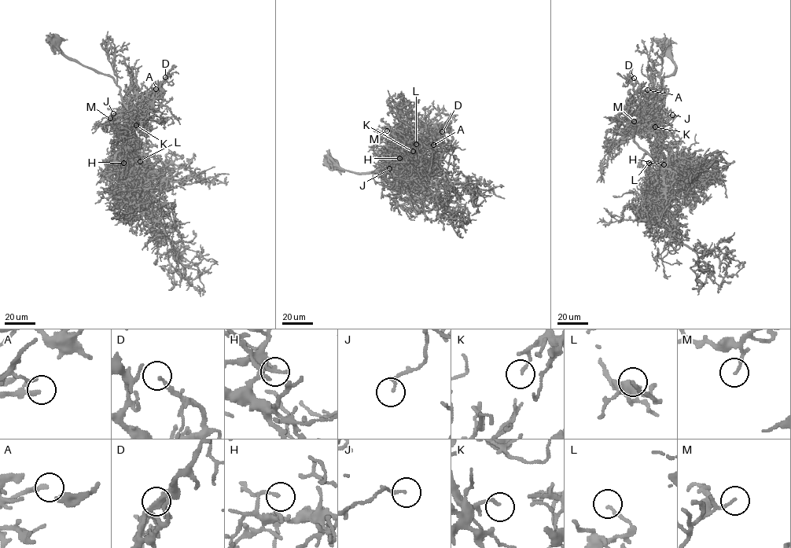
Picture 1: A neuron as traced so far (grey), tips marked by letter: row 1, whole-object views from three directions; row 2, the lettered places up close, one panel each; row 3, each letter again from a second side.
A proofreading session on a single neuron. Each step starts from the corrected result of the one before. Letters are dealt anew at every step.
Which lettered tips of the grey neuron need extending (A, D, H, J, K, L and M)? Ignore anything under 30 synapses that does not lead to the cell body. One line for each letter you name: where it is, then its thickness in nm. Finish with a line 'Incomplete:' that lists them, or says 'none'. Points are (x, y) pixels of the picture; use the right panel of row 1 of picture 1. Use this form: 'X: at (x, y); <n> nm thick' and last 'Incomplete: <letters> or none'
A: at (647, 90); 140 nm thick
D: at (634, 78); 120 nm thick
K: at (655, 126); 100 nm thick
Incomplete: A, D, K

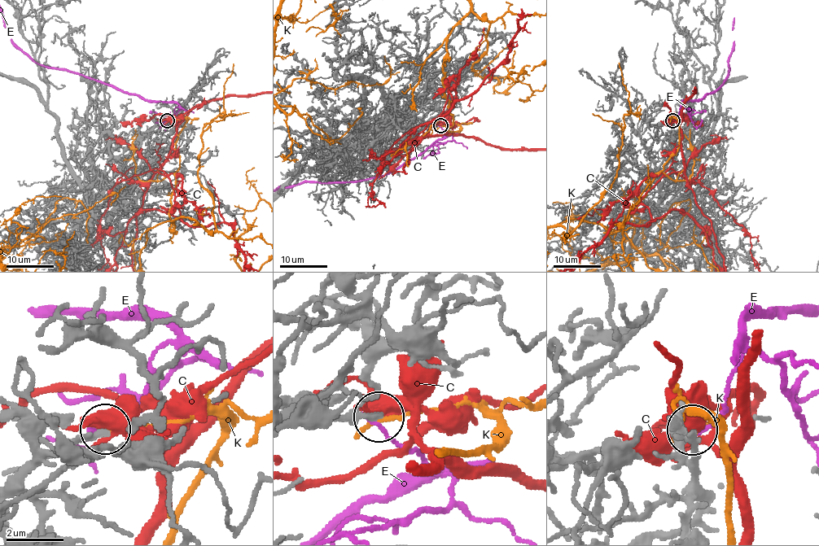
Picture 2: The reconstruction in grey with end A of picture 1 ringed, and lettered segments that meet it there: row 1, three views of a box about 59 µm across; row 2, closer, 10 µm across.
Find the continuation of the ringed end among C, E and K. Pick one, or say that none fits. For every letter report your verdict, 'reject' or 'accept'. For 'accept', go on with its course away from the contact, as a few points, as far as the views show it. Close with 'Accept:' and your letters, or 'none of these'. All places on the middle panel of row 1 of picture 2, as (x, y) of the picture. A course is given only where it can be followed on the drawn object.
C: reject
E: reject
K: reject
Accept: none of these

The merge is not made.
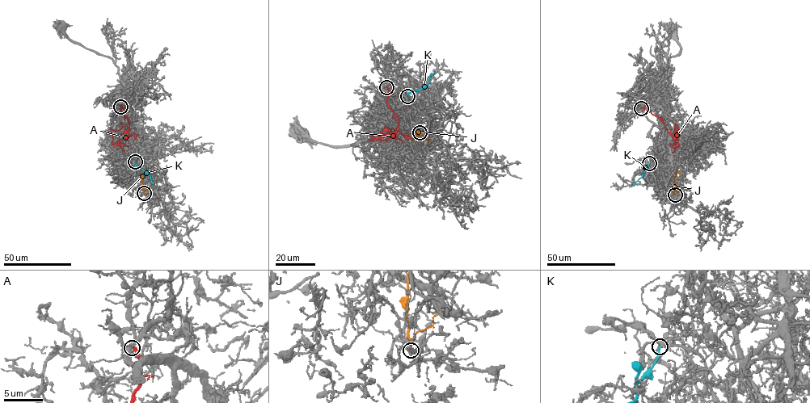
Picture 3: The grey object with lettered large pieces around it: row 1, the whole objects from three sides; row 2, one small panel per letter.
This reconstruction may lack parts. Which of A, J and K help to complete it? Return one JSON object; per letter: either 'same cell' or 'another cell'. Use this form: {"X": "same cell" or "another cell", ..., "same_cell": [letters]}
{"A": "another cell", "J": "another cell", "K": "same cell", "same_cell": ["K"]}

